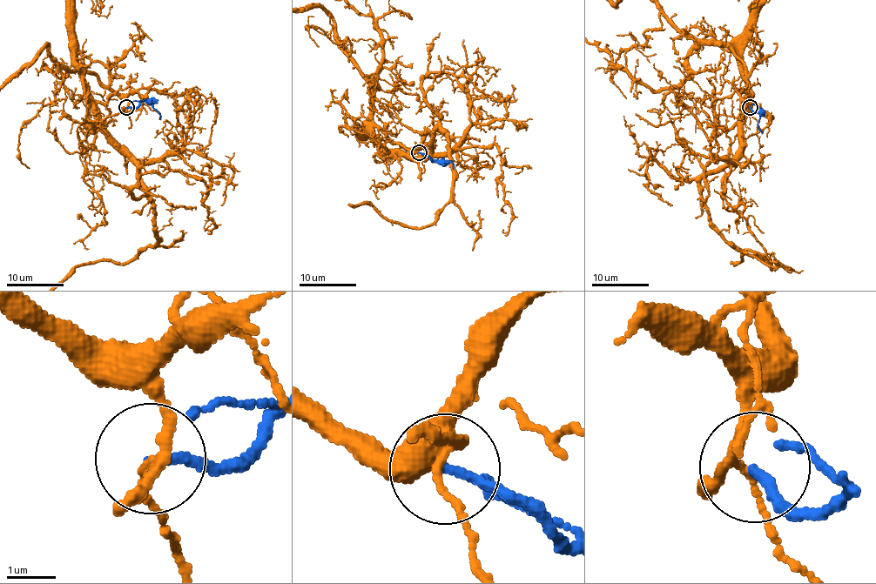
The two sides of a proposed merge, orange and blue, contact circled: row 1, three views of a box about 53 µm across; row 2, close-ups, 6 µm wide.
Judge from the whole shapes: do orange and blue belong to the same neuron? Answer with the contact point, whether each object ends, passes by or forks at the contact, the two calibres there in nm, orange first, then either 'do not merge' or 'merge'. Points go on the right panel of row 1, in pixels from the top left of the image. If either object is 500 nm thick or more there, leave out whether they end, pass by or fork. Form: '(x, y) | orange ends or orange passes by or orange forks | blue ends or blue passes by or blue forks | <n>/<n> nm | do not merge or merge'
(750, 107) | orange forks | blue ends | 140/180 nm | do not merge

